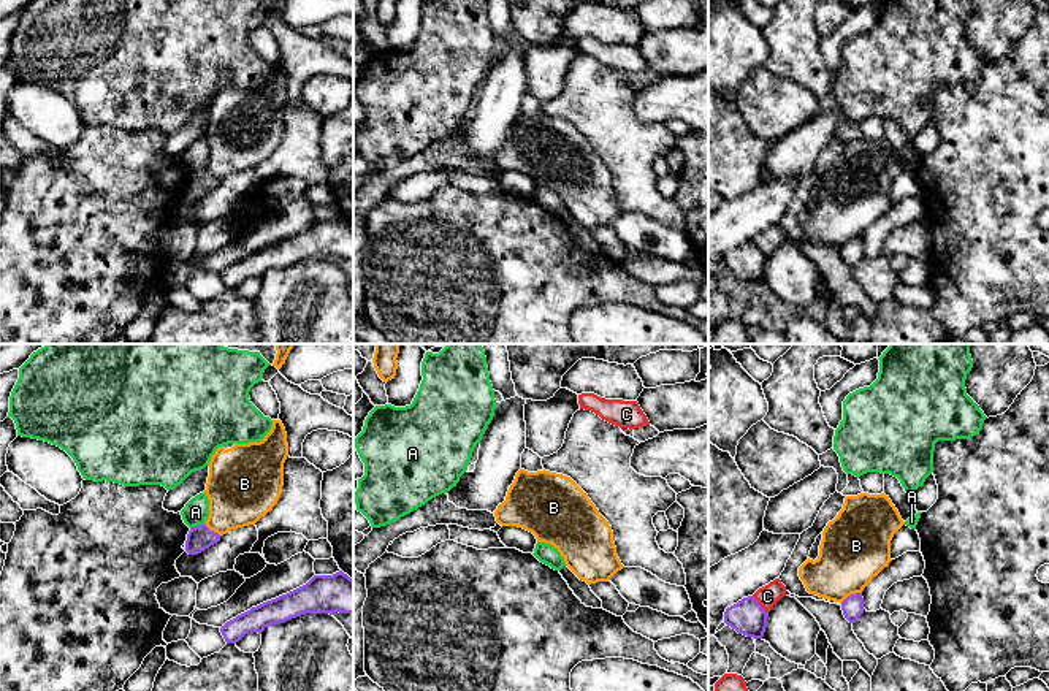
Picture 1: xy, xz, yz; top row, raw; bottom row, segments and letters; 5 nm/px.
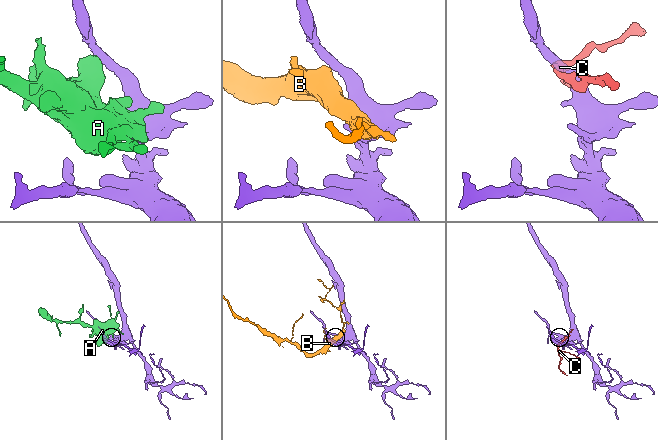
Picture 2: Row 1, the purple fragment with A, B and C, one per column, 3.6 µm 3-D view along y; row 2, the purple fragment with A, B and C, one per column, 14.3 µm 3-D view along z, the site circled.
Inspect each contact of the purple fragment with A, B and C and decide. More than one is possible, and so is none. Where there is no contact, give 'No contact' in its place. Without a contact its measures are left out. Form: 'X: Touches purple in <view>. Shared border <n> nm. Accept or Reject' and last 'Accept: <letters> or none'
A: Touches purple in xy. Shared border 80 nm. Reject
B: Touches purple in yz. Shared border 130 nm. Reject
C: Touches purple in yz. Shared border 120 nm. Reject
Accept: none

